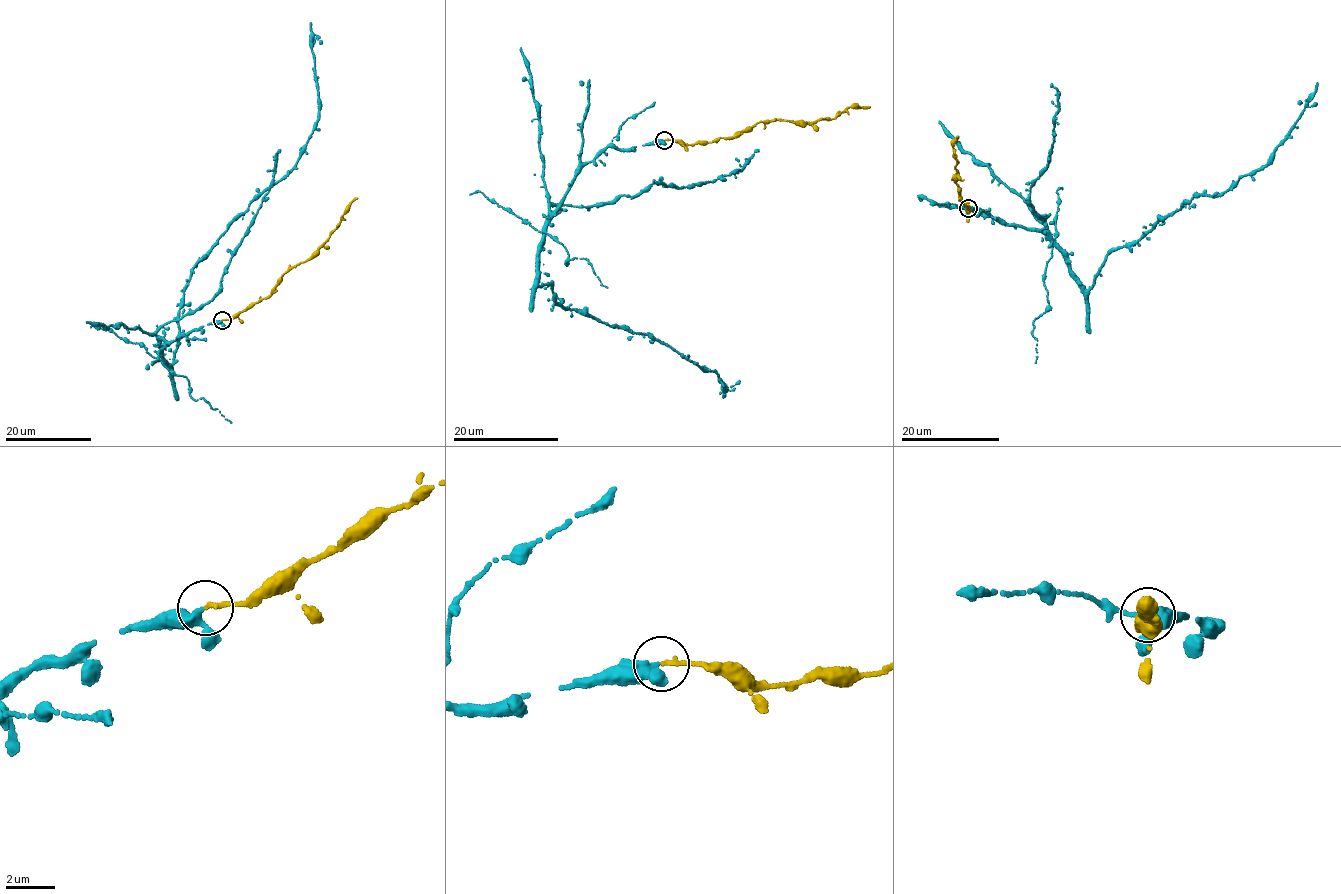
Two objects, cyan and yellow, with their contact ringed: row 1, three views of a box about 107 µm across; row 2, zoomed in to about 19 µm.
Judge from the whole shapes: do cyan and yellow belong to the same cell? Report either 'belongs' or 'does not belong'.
belongs

